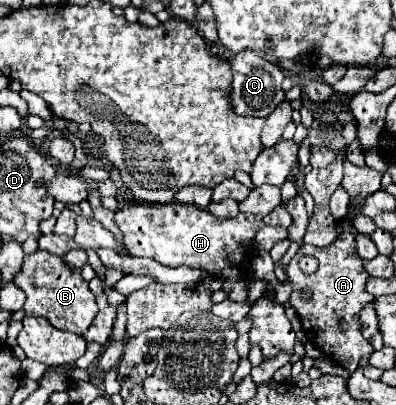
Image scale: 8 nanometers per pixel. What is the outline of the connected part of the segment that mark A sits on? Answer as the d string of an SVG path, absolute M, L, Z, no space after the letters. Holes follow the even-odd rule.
M346 219L342 223L342 235L338 241L334 241L328 247L304 245L298 249L298 253L290 259L290 263L286 267L288 281L292 283L290 305L296 309L308 341L312 345L316 345L326 355L328 361L344 367L348 373L354 373L358 369L358 361L362 355L370 355L374 351L372 345L360 333L360 321L358 321L360 309L366 303L372 303L374 297L370 293L366 293L368 275L364 271L364 261L356 253L354 235L356 235L356 229ZM306 255L318 259L318 271L312 275L304 275L298 265L298 261ZM302 287L308 287L312 291L310 301L304 301L300 297Z

